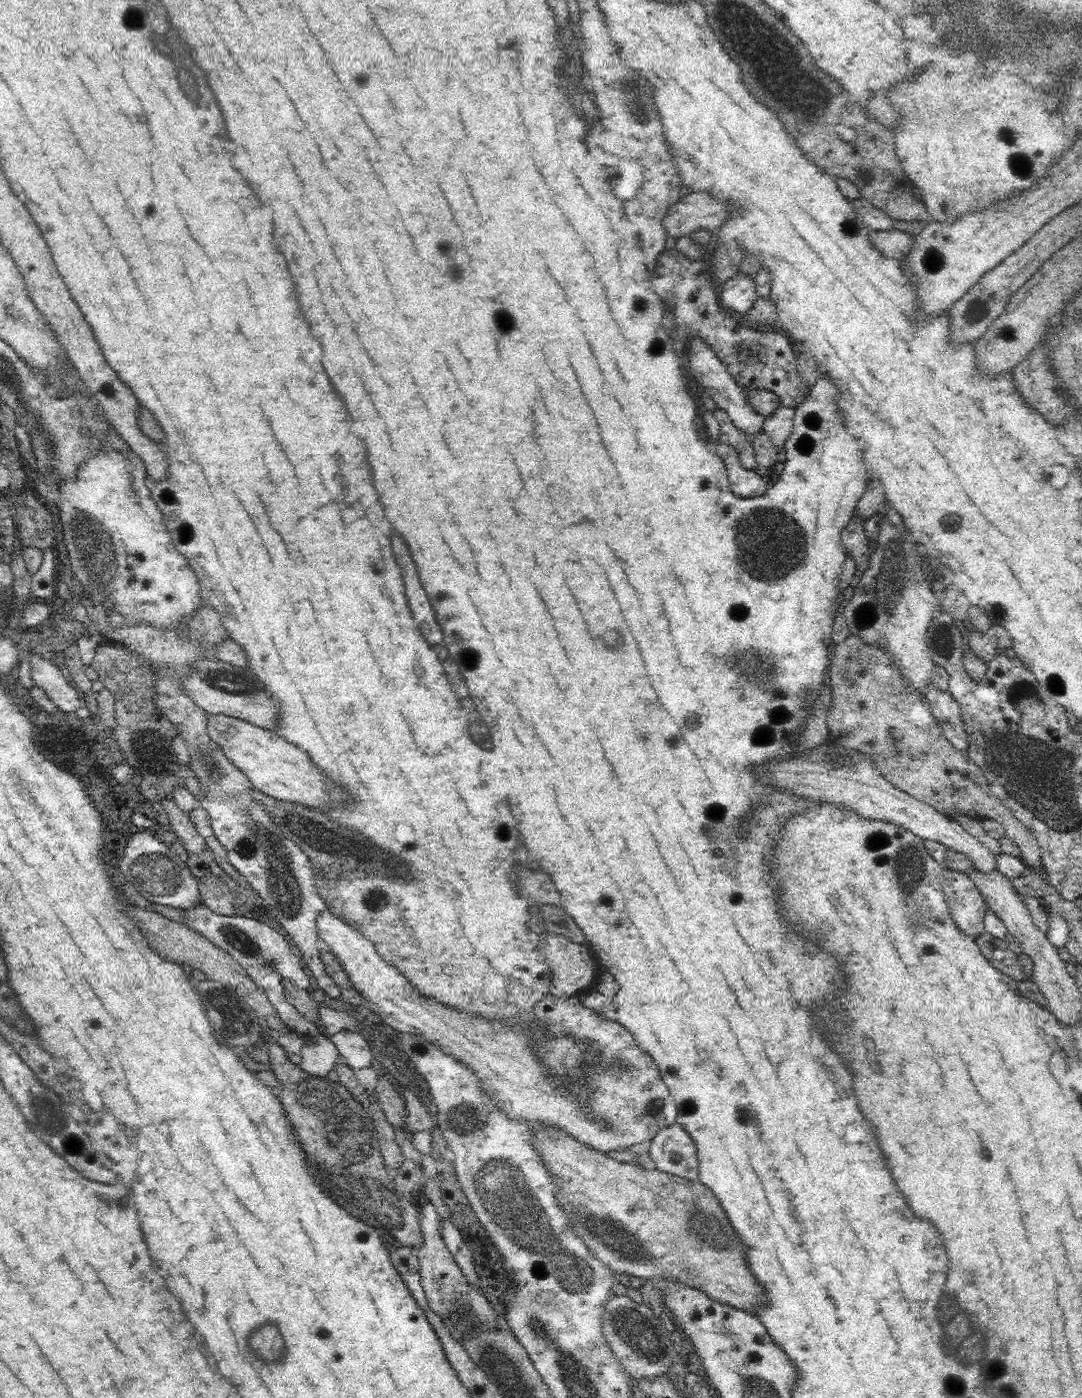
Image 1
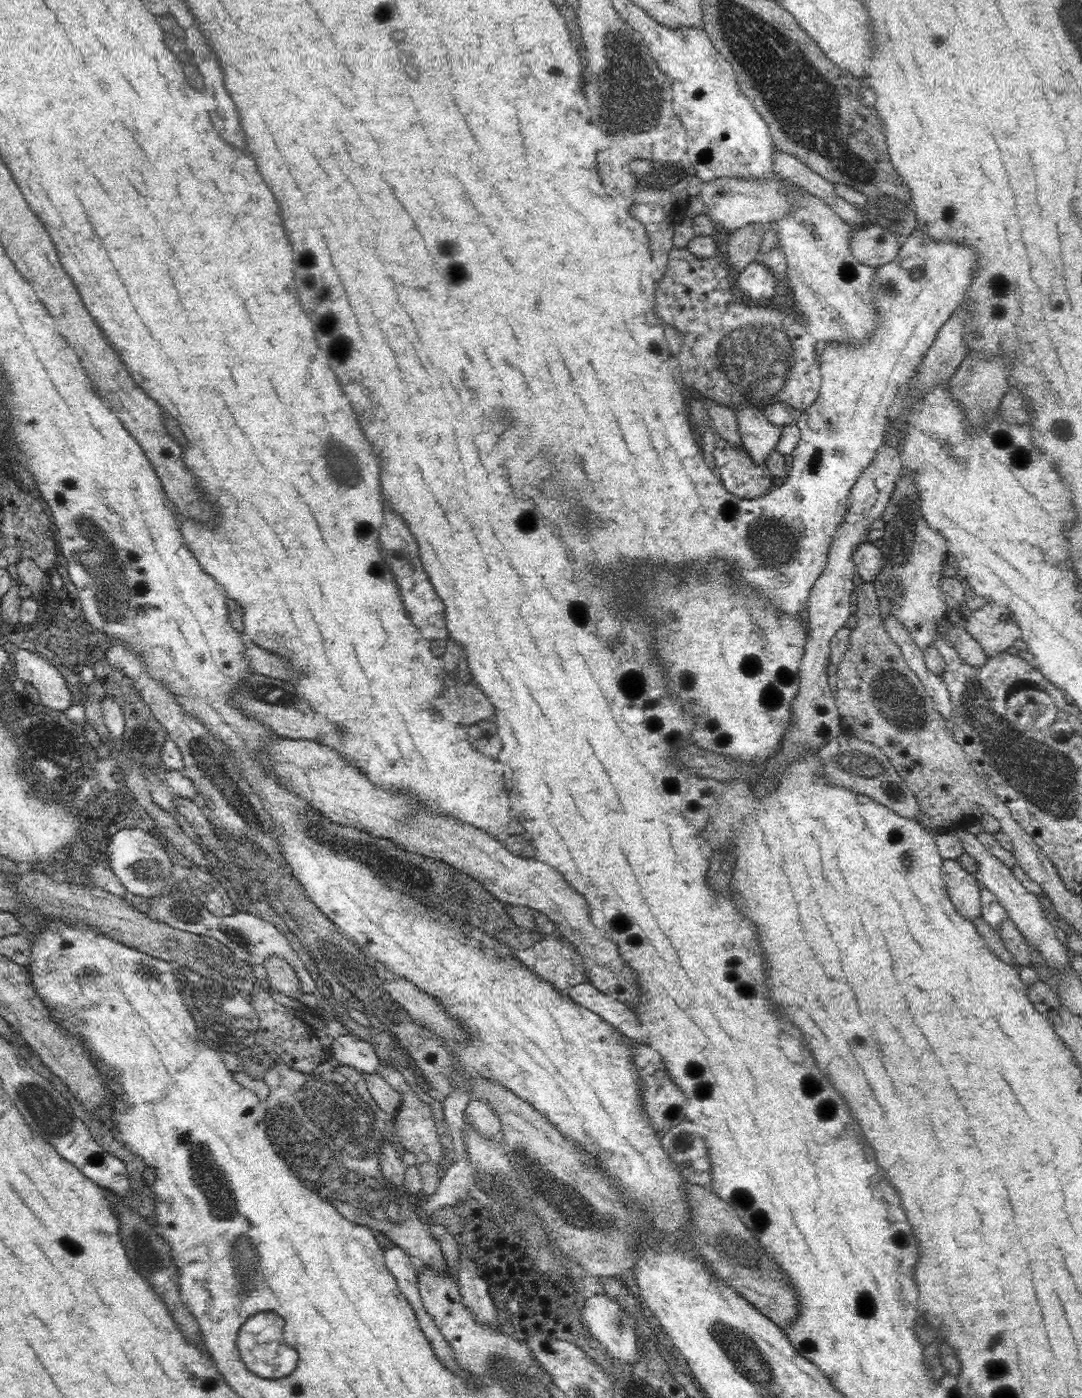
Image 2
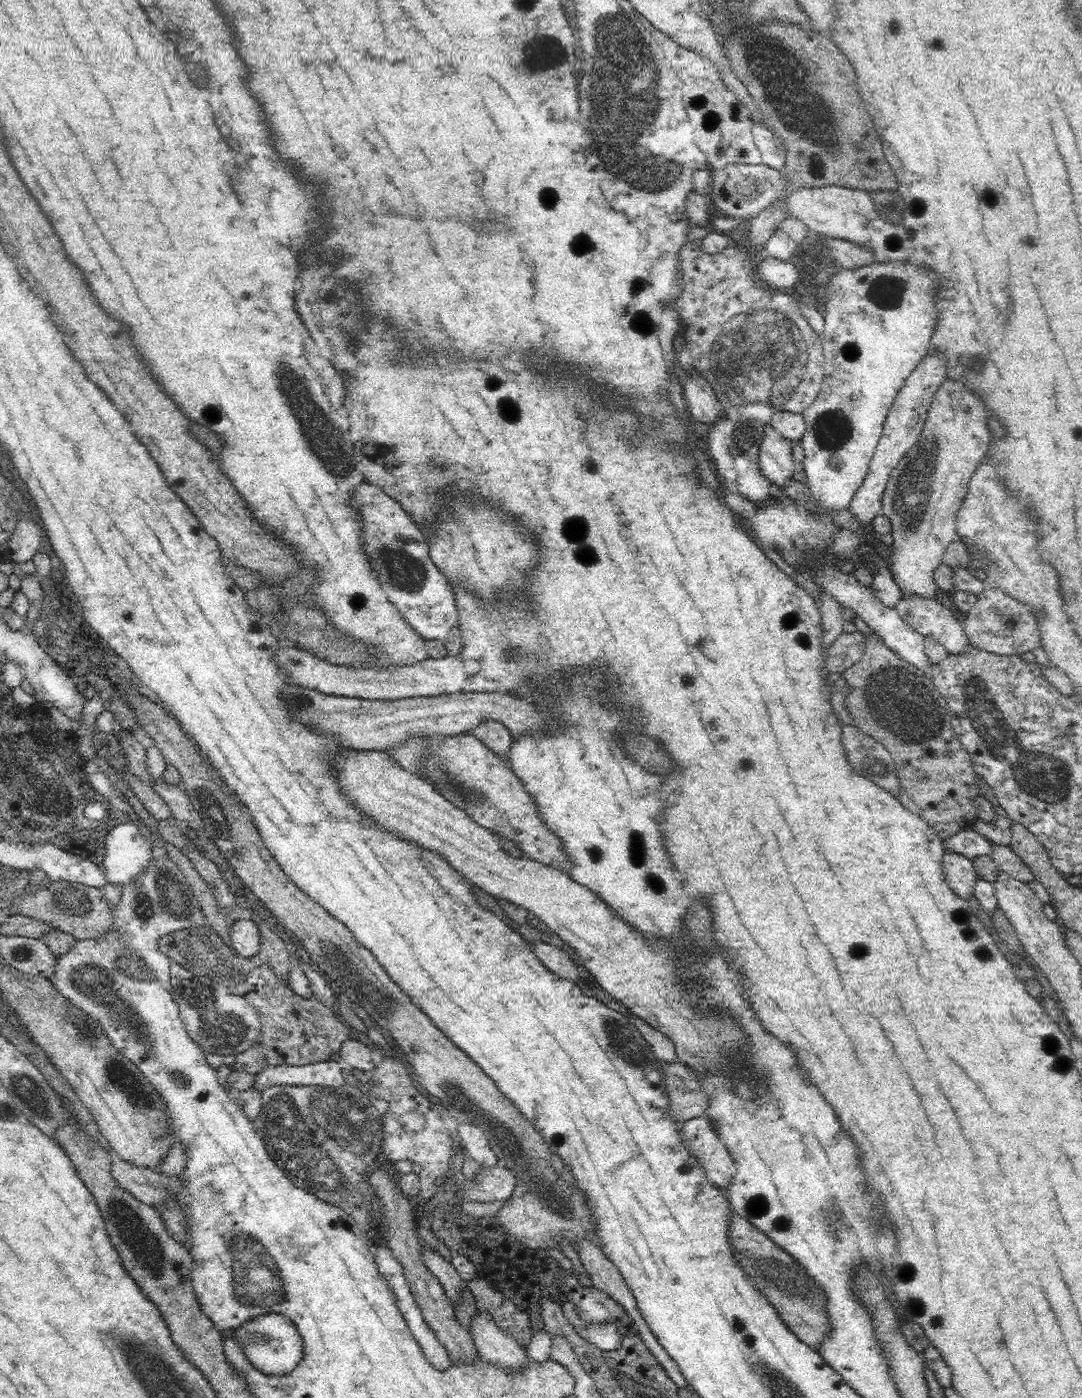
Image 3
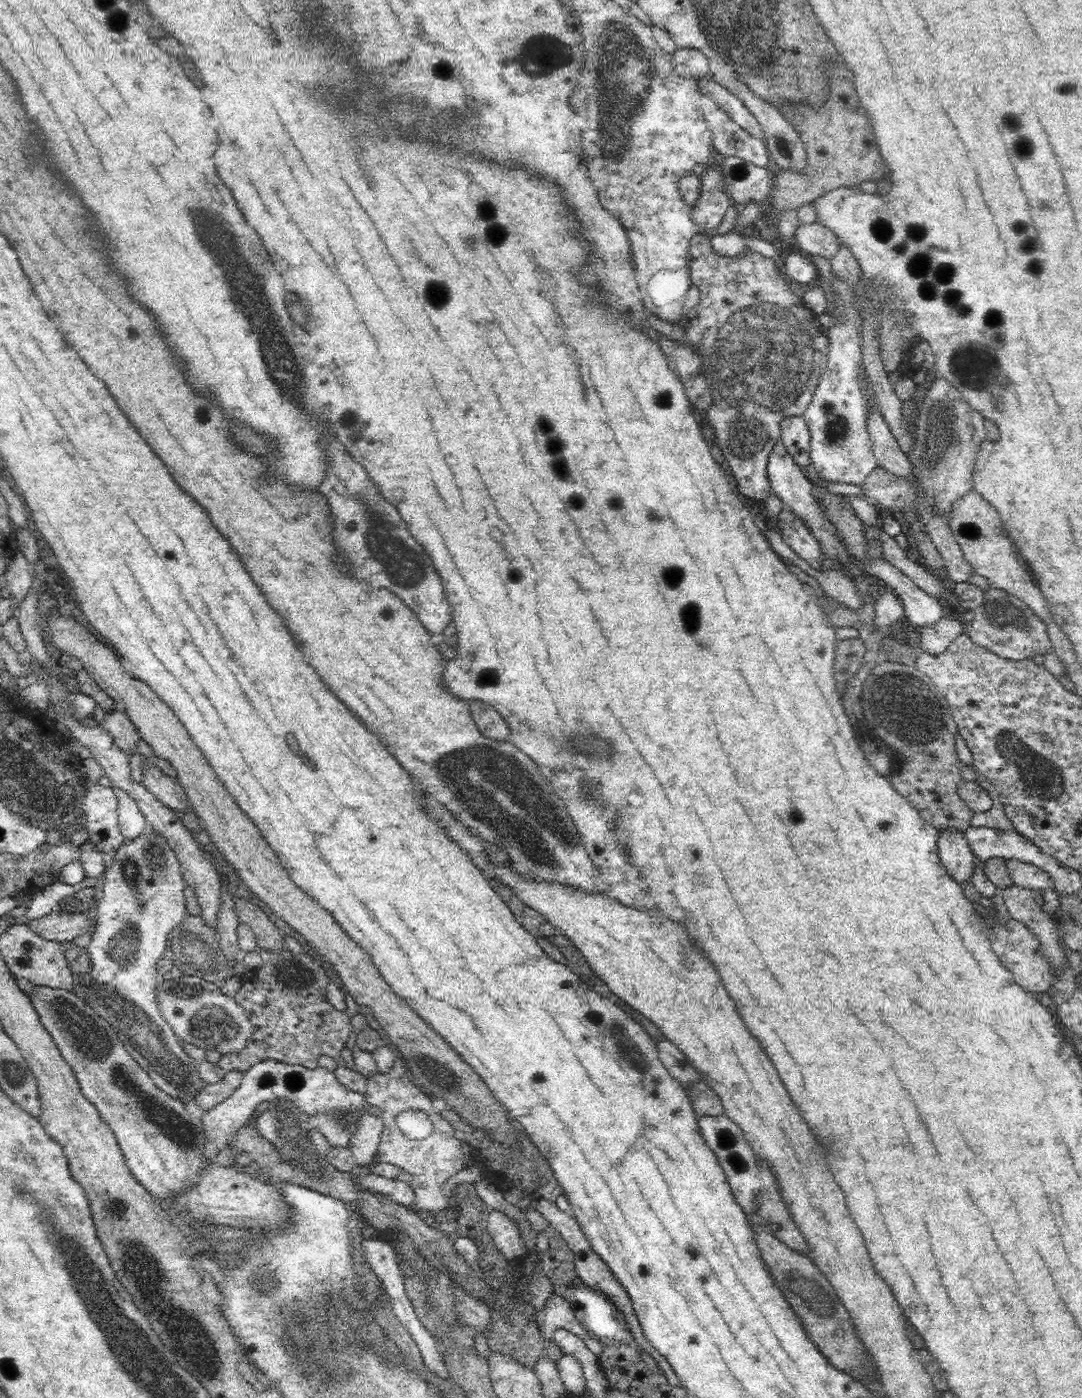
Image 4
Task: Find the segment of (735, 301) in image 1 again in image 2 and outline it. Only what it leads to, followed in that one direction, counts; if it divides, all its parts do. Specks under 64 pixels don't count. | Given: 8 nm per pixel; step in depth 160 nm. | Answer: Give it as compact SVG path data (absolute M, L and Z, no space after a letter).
M760 260L752 261L736 279L737 290L756 304L772 302L776 285L777 278Z

